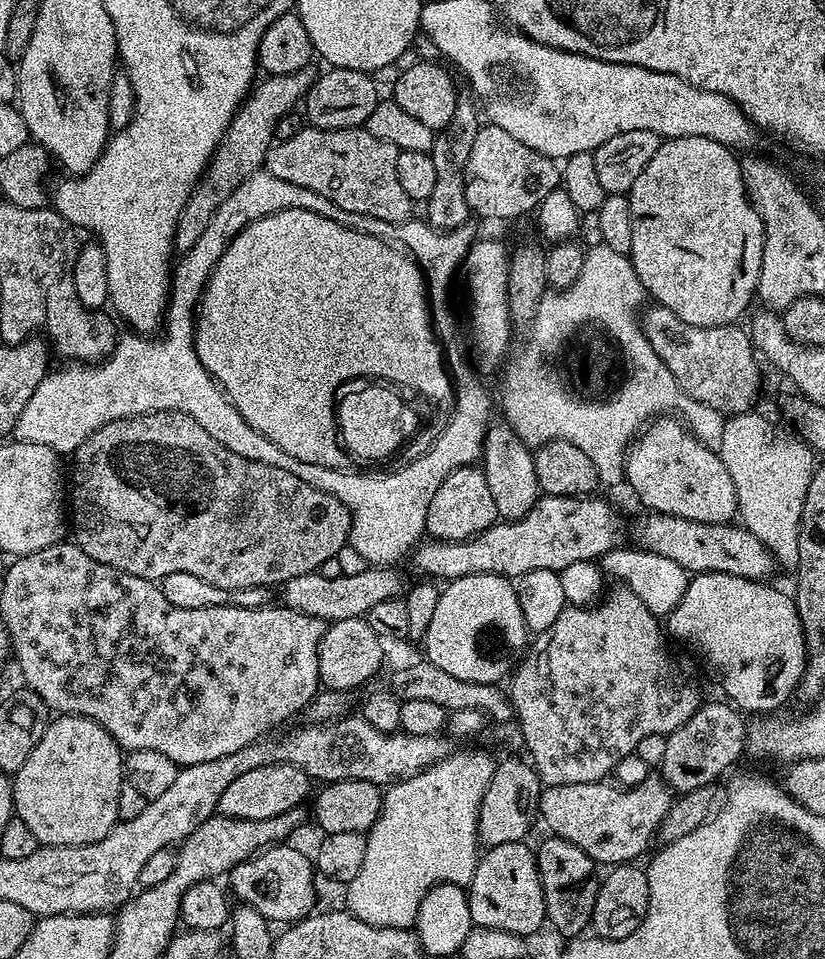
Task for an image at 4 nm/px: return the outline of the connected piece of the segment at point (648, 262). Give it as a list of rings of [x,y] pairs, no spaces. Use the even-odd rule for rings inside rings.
[[[701,136],[665,139],[626,195],[634,230],[630,259],[645,293],[690,326],[736,324],[757,295],[764,249],[764,223],[744,186],[737,153],[722,142]]]

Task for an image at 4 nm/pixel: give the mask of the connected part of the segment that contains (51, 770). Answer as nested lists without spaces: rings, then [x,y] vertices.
[[[65,716],[53,719],[46,734],[34,746],[26,766],[14,774],[12,780],[12,806],[15,815],[34,834],[37,845],[49,848],[69,848],[83,844],[97,844],[110,834],[118,822],[118,790],[126,782],[125,753],[116,739],[102,725],[85,716]]]

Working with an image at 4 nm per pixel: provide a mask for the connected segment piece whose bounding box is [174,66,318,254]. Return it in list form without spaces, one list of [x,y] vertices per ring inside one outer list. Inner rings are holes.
[[[309,66],[294,70],[294,74],[265,75],[264,81],[261,79],[245,96],[244,103],[234,114],[226,134],[208,161],[207,168],[200,175],[200,181],[193,188],[186,206],[182,206],[182,214],[178,214],[174,245],[177,253],[183,254],[190,250],[190,246],[194,246],[194,242],[198,242],[198,238],[206,231],[206,226],[210,226],[210,218],[218,214],[218,206],[222,206],[222,202],[226,202],[226,198],[230,198],[230,194],[234,194],[234,190],[238,190],[242,182],[246,182],[246,178],[261,171],[266,154],[276,140],[278,122],[308,95],[318,75],[317,69],[314,69],[315,67]]]

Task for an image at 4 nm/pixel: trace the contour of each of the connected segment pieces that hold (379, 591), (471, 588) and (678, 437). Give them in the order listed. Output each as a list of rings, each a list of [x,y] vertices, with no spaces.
[[[368,566],[366,570],[351,574],[345,572],[338,578],[326,578],[318,572],[310,575],[299,575],[283,585],[283,600],[287,607],[318,617],[325,622],[335,622],[352,617],[366,616],[375,603],[384,602],[388,598],[400,596],[403,591],[401,578],[390,566]]]
[[[489,572],[451,581],[441,591],[422,643],[426,660],[454,674],[454,678],[499,685],[503,676],[505,679],[513,671],[530,644],[530,629],[513,581]]]
[[[660,414],[647,421],[646,427],[632,441],[624,461],[624,478],[627,487],[632,487],[633,494],[645,504],[645,509],[653,512],[711,524],[729,523],[738,512],[736,487],[730,478],[730,470],[724,464],[723,455],[706,447],[679,419],[668,414]]]

